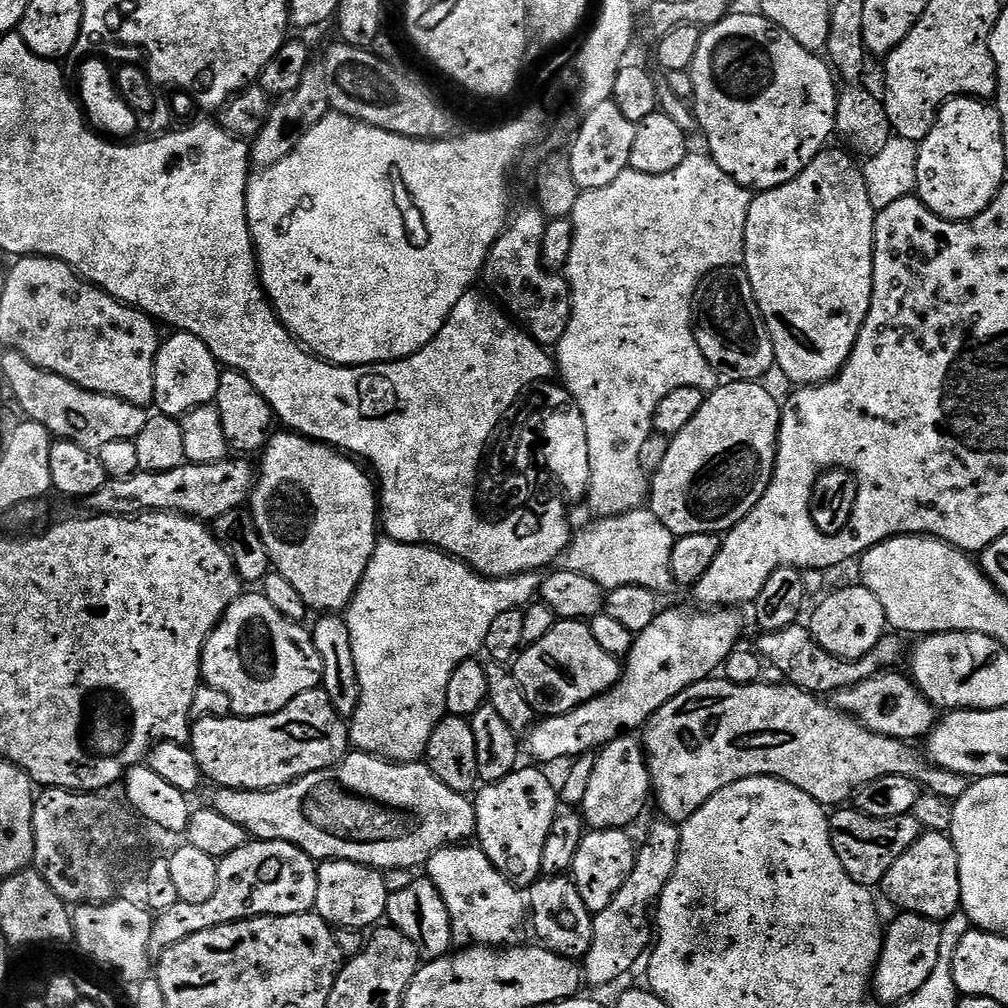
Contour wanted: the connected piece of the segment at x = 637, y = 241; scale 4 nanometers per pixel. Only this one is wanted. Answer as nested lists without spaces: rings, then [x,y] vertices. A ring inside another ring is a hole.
[[[690,154],[670,174],[642,174],[626,171],[618,174],[610,186],[602,186],[598,190],[581,191],[574,202],[574,210],[570,217],[574,226],[574,246],[570,249],[568,264],[563,275],[568,281],[568,289],[572,291],[572,313],[566,326],[566,334],[554,346],[554,359],[558,376],[565,385],[571,386],[573,400],[577,401],[586,422],[586,438],[590,446],[590,466],[592,467],[592,486],[590,501],[600,514],[619,514],[633,512],[645,503],[650,492],[650,480],[638,462],[638,454],[642,451],[642,442],[653,435],[652,415],[658,410],[658,402],[670,394],[670,390],[678,390],[678,386],[694,386],[705,394],[718,386],[718,373],[706,362],[702,350],[696,341],[692,329],[692,299],[700,281],[716,268],[734,268],[743,265],[744,239],[746,238],[746,214],[750,214],[753,193],[747,188],[738,186],[723,170],[715,164],[711,155],[696,156]]]

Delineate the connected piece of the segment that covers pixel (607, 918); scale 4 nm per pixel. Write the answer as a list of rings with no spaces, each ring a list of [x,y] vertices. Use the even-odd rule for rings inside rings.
[[[656,818],[649,826],[644,841],[639,841],[630,878],[622,882],[622,890],[614,894],[614,902],[592,917],[593,944],[582,959],[584,979],[589,985],[600,988],[603,984],[612,984],[622,979],[632,972],[634,962],[638,962],[638,958],[649,951],[654,936],[654,905],[659,901],[666,882],[670,882],[674,866],[678,866],[679,849],[679,827],[671,820]]]

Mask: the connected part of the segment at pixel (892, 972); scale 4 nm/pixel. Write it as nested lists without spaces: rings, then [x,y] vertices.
[[[900,912],[897,920],[887,925],[884,933],[884,949],[880,952],[880,961],[876,964],[876,970],[870,985],[871,991],[884,1004],[896,1004],[908,999],[922,986],[922,982],[926,982],[926,978],[930,978],[930,974],[934,974],[934,966],[938,966],[938,958],[940,957],[940,947],[942,946],[942,928],[937,921],[919,916],[913,912]]]

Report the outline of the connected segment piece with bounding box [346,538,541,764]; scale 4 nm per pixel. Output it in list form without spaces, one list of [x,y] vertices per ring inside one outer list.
[[[380,538],[376,541],[376,549],[374,554],[370,558],[370,566],[366,566],[366,574],[362,574],[360,579],[360,585],[356,588],[356,593],[352,596],[352,601],[346,609],[346,619],[348,621],[348,629],[350,630],[350,646],[354,650],[354,666],[358,670],[358,686],[360,687],[360,704],[356,707],[356,712],[350,718],[350,744],[353,749],[368,752],[372,756],[380,756],[383,760],[395,760],[398,764],[415,764],[424,760],[424,751],[428,749],[428,743],[430,742],[430,734],[438,726],[438,722],[443,720],[448,707],[446,706],[446,685],[450,682],[450,674],[454,674],[454,670],[458,670],[458,666],[462,662],[473,659],[483,649],[484,643],[486,642],[486,634],[490,631],[490,626],[494,622],[494,618],[498,618],[498,614],[503,614],[505,610],[514,610],[515,608],[523,609],[525,606],[533,603],[537,599],[540,591],[541,577],[535,572],[523,572],[517,576],[507,576],[501,580],[495,580],[489,576],[483,576],[474,571],[469,564],[464,563],[463,560],[456,559],[455,556],[448,556],[444,552],[440,552],[436,548],[430,548],[427,544],[403,544],[397,540],[390,540],[387,538]]]

